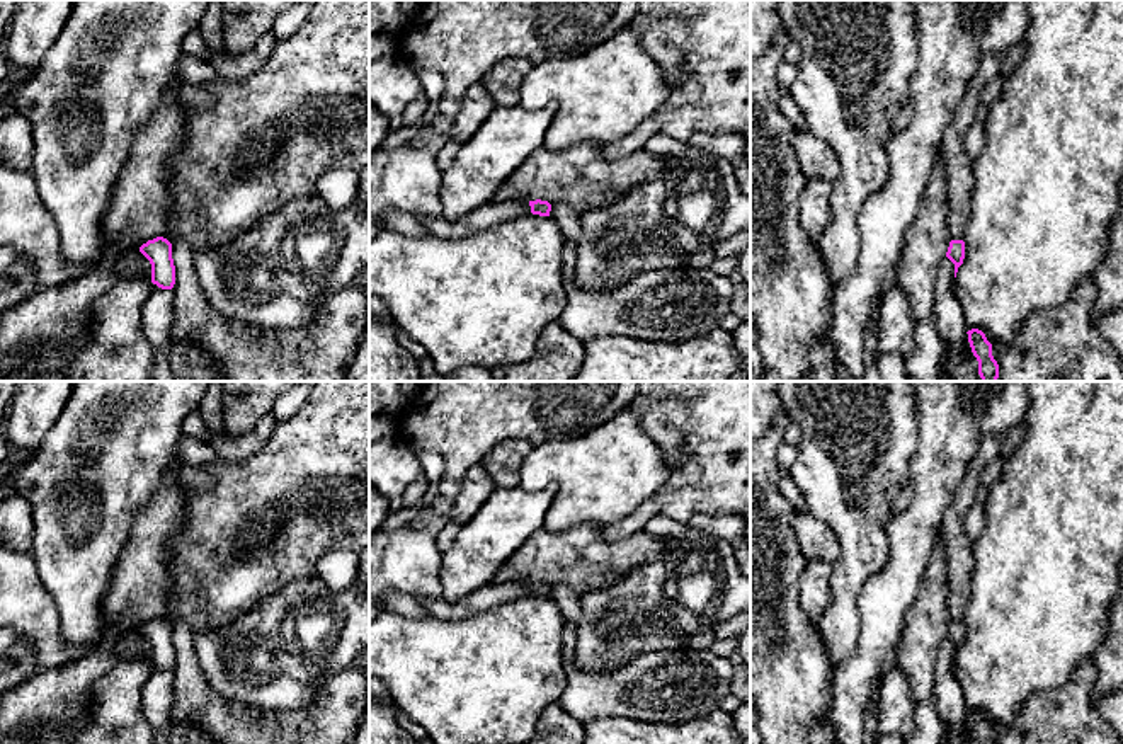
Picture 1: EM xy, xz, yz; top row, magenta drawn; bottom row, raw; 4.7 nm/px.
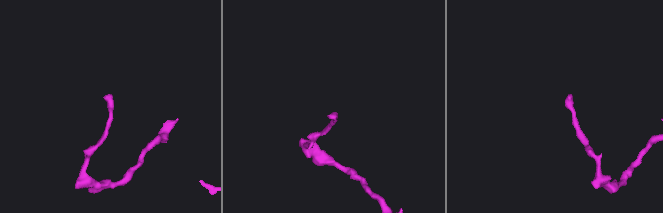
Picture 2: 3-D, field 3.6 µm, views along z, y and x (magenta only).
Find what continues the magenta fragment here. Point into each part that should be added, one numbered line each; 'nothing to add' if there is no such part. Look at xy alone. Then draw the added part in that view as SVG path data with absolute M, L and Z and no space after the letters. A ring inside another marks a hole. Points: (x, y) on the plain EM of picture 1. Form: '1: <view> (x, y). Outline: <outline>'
nothing to add

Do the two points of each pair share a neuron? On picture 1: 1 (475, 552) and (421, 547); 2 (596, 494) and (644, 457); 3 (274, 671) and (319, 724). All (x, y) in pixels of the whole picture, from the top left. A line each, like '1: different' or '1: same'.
1: different
2: same
3: different

